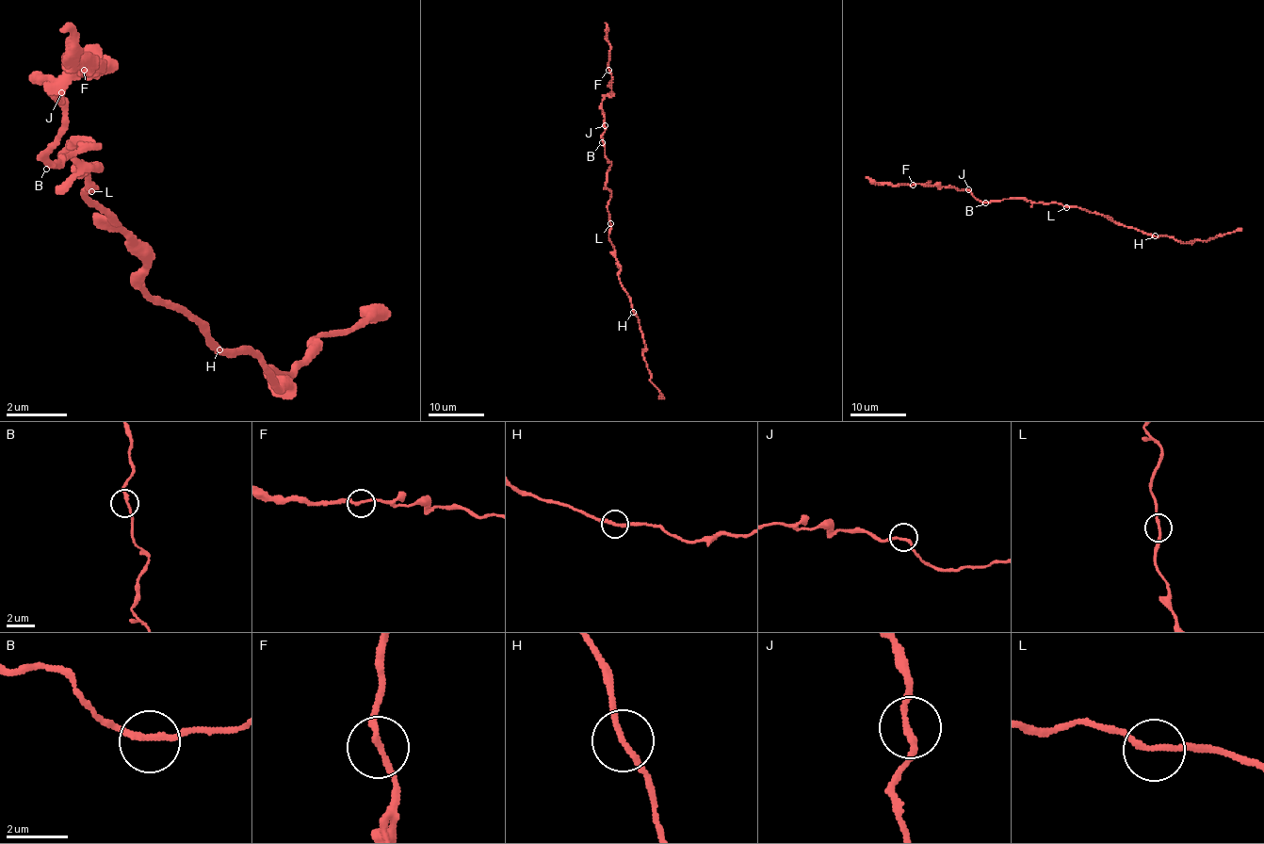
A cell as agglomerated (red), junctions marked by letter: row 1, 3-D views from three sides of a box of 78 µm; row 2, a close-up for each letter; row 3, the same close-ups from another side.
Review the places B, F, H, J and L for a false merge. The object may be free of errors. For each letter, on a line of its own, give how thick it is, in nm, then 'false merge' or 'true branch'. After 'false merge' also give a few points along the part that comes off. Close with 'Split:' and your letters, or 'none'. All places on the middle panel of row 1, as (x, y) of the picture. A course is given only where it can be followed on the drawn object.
B: calibre 190 nm; true branch
F: calibre 190 nm; true branch
H: calibre 190 nm; false merge; course (634, 311), (644, 342), (643, 360), (650, 381), (664, 398)
J: calibre 200 nm; true branch
L: calibre 190 nm; true branch
Split: H

